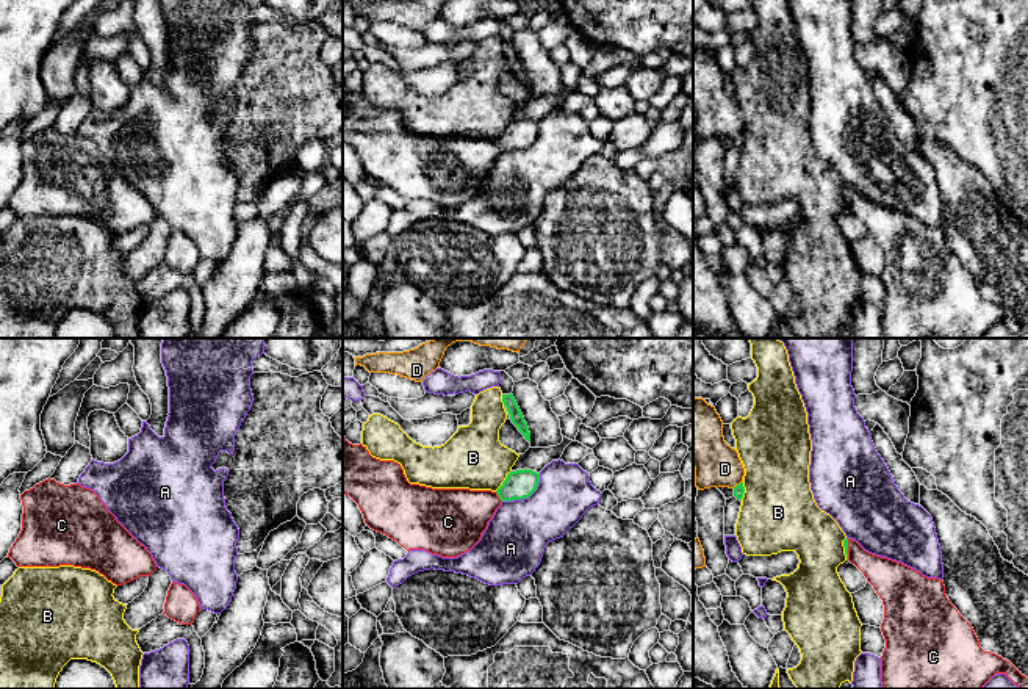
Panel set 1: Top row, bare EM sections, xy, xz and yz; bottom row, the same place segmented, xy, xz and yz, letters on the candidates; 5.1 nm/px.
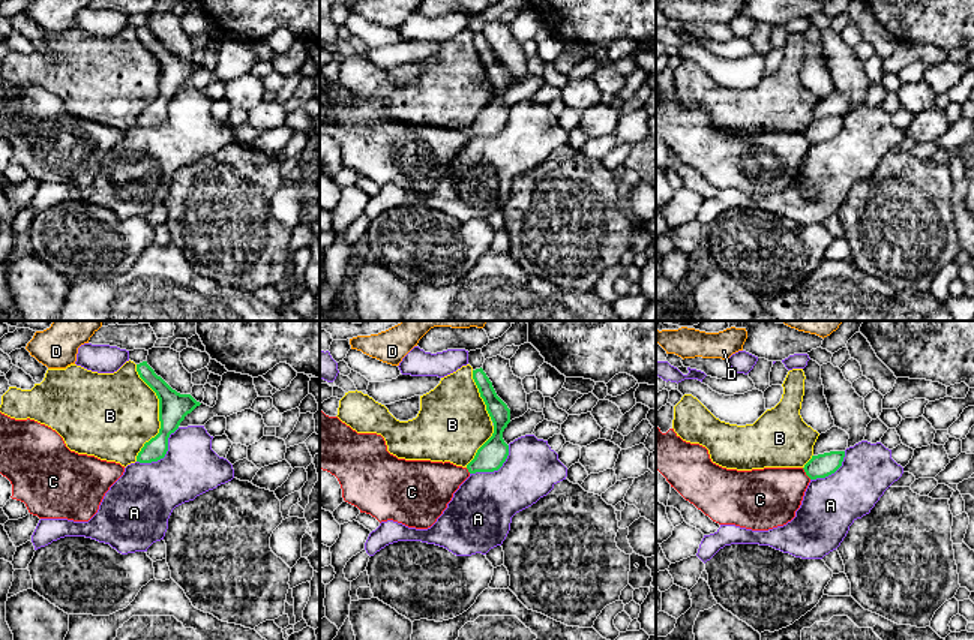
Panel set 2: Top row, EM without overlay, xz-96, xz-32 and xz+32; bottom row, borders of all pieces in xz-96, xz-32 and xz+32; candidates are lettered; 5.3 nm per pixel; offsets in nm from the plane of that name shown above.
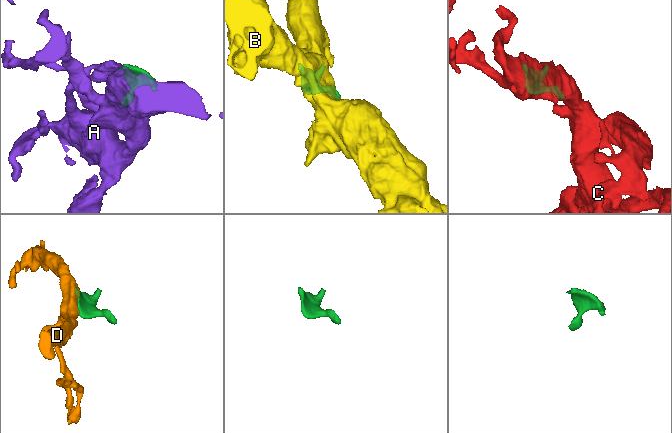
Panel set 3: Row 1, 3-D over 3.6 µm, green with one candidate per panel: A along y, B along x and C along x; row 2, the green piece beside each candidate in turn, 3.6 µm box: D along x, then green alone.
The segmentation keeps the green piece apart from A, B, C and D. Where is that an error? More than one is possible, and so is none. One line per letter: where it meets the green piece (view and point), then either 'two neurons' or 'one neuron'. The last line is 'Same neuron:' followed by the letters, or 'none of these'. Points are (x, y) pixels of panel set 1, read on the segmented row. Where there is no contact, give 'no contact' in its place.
A: meets green in xz at (526, 497); one neuron
B: meets green in xz at (504, 481); two neurons
C: meets green in xz at (498, 495); two neurons
D: meets green in yz at (739, 484); two neurons
Same neuron: A

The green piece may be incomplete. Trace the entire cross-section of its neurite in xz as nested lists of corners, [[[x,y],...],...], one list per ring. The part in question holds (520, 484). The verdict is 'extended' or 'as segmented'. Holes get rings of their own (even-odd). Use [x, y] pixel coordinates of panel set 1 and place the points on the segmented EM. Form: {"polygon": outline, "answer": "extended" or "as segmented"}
{"polygon": [[[560,459],[540,473],[526,468],[510,471],[496,493],[502,503],[469,551],[457,557],[441,557],[426,550],[410,550],[404,559],[393,562],[386,583],[394,589],[408,576],[435,568],[463,573],[490,586],[518,584],[540,565],[546,545],[563,537],[601,498],[579,464],[565,464]]], "answer": "extended"}

